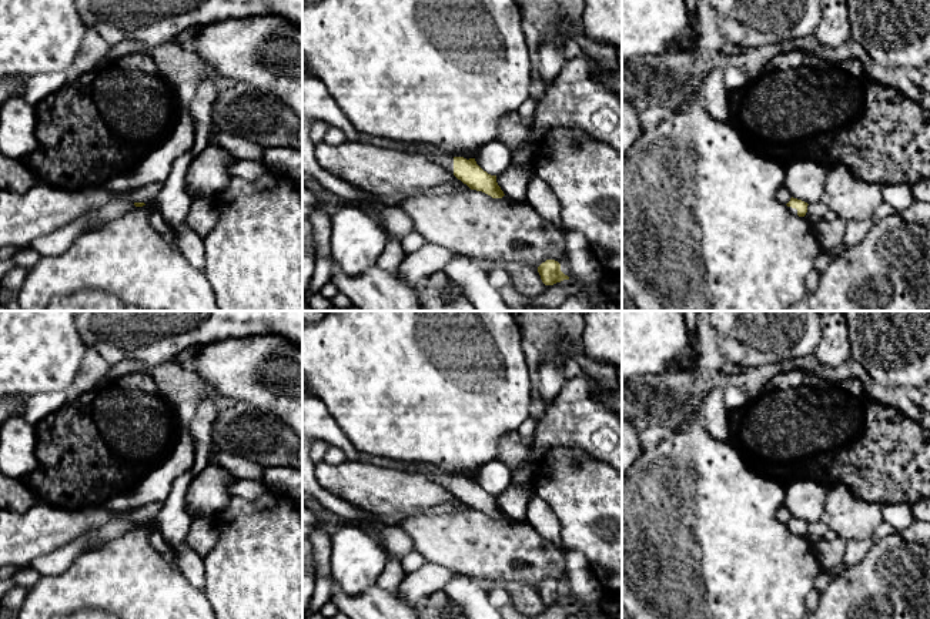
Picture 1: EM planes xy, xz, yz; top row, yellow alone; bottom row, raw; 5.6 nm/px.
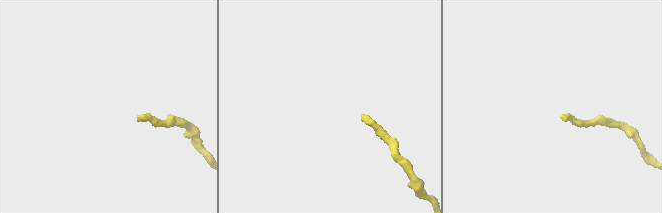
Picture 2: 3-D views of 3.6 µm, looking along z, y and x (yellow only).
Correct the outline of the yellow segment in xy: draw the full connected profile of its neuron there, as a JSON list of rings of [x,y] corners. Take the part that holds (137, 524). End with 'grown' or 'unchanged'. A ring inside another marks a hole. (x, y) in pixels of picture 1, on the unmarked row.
[[[110,521],[101,526],[90,528],[78,538],[71,539],[63,546],[39,556],[30,566],[41,576],[56,576],[64,573],[71,563],[88,551],[91,542],[106,543],[130,532],[136,526],[143,526],[144,522]]]; grown

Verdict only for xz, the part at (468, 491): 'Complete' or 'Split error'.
Split error

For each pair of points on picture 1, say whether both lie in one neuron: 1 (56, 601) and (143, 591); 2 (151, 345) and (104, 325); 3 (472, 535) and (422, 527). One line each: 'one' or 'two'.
1: one
2: one
3: one

